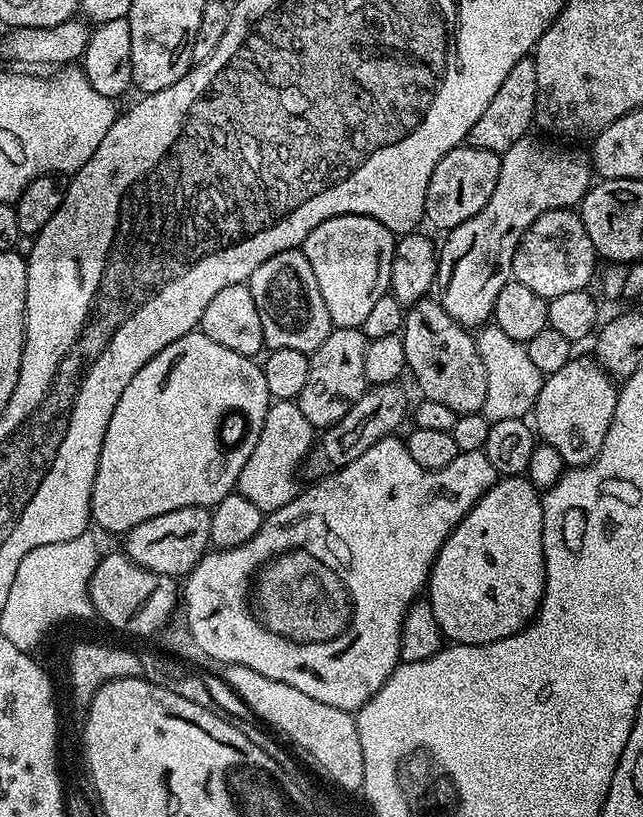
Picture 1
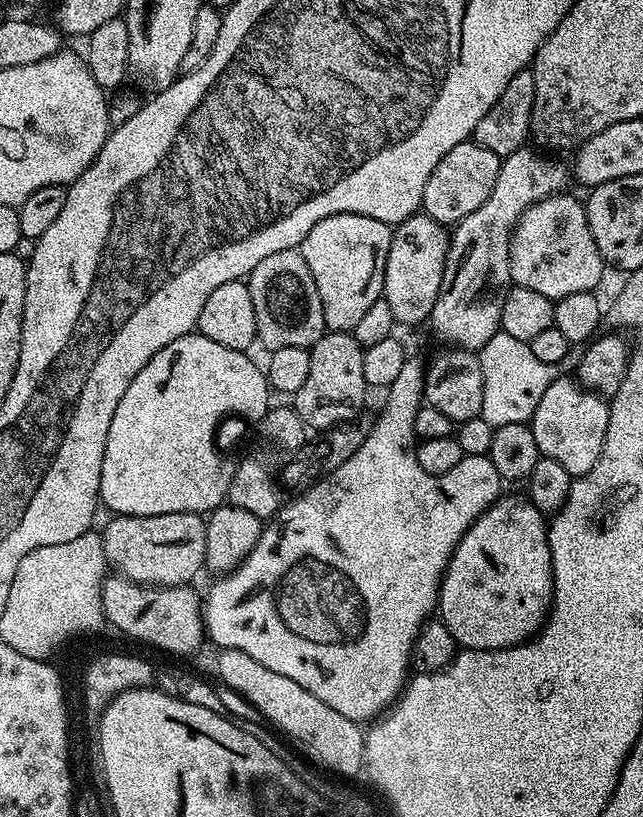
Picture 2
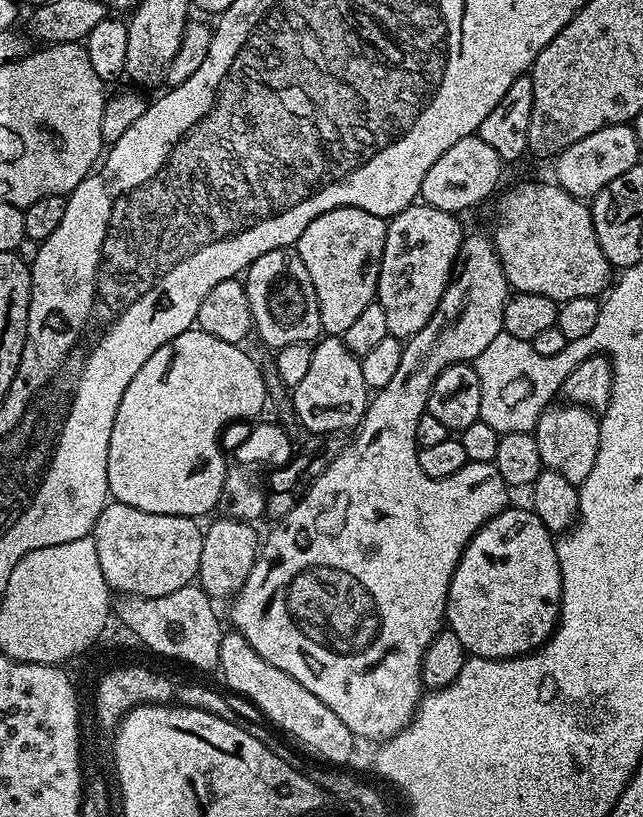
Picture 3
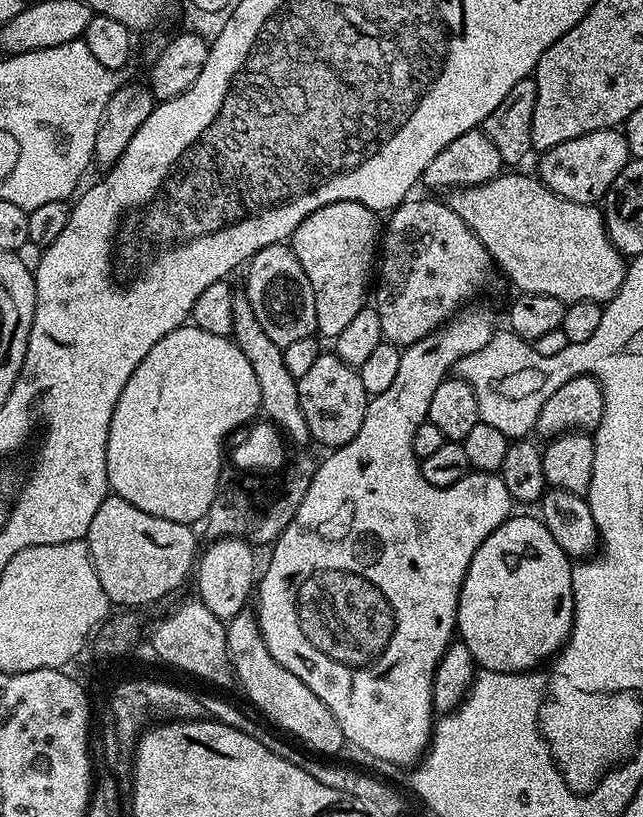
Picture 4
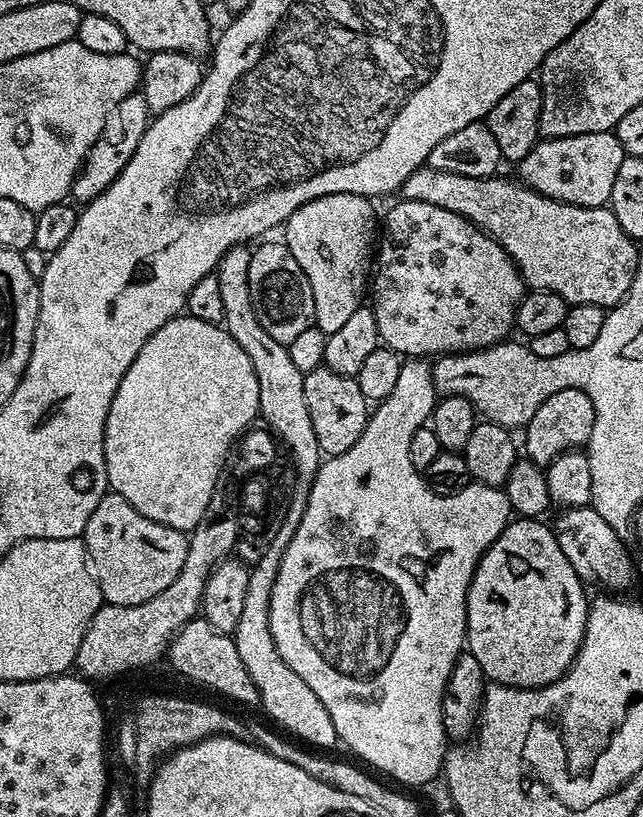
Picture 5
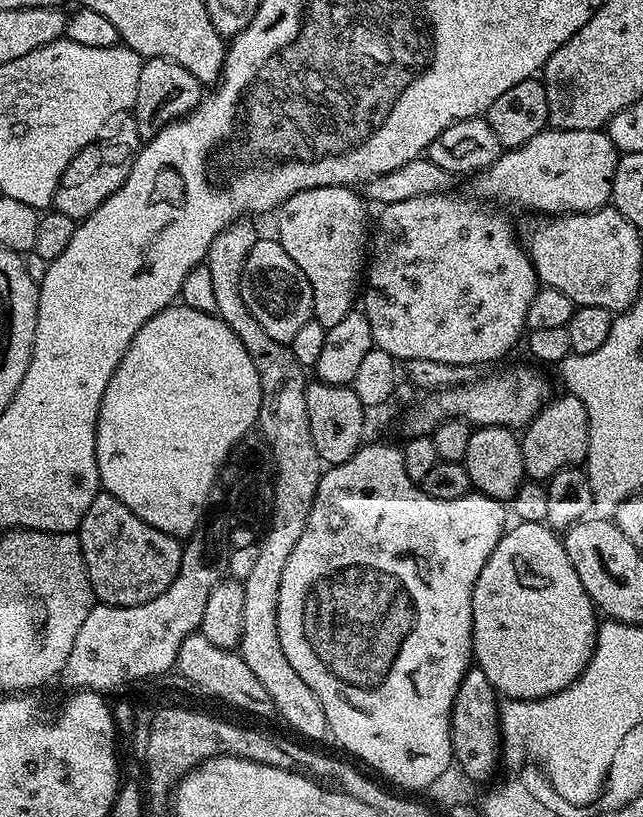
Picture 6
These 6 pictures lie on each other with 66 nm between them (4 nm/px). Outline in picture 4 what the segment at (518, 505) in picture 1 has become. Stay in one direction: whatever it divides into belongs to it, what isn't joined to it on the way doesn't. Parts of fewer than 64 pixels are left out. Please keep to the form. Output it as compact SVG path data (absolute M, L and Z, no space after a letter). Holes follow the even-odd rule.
M535 515L509 516L478 546L460 587L456 630L483 671L531 672L539 669L547 656L555 657L567 644L574 618L572 566L573 561Z

